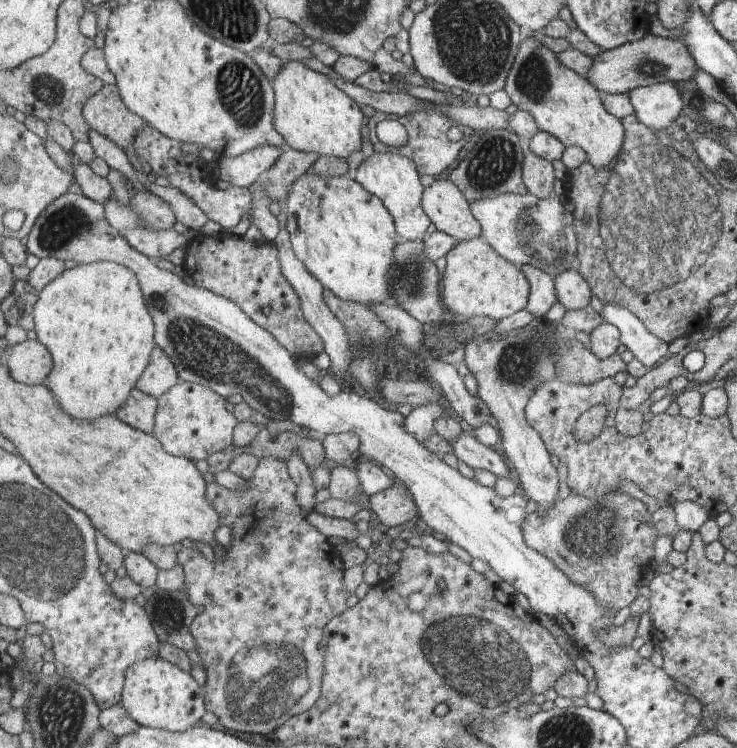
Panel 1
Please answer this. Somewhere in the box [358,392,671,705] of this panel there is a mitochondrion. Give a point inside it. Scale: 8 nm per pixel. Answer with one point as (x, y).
(595, 533)

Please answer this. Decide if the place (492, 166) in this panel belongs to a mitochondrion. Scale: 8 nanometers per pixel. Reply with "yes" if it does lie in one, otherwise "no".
yes

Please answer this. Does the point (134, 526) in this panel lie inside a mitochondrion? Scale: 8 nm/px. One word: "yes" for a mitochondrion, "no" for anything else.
no

